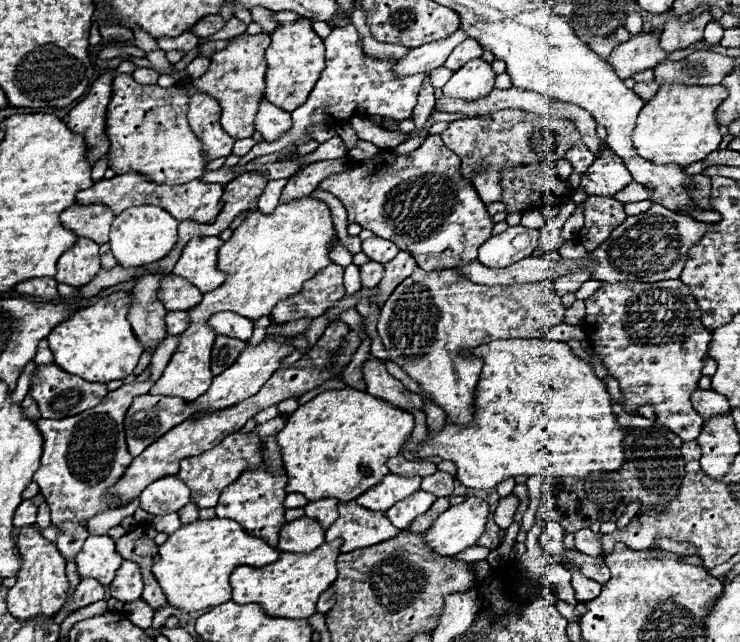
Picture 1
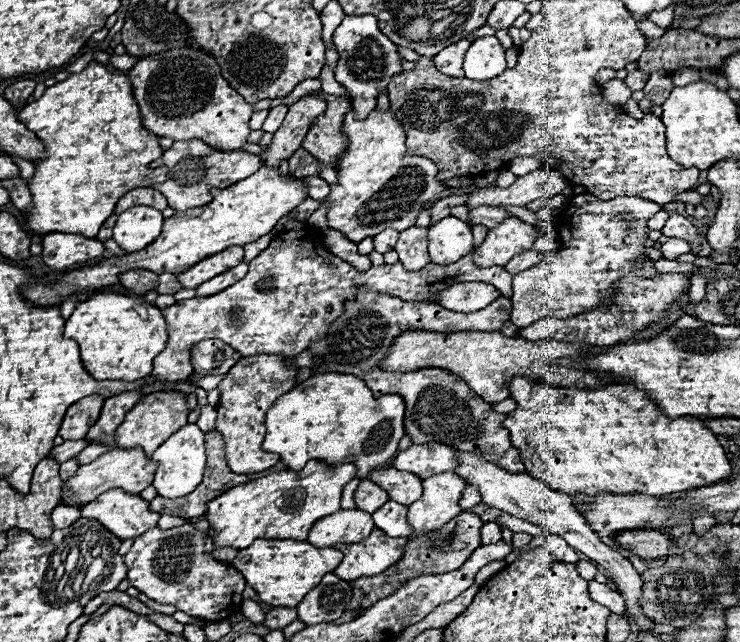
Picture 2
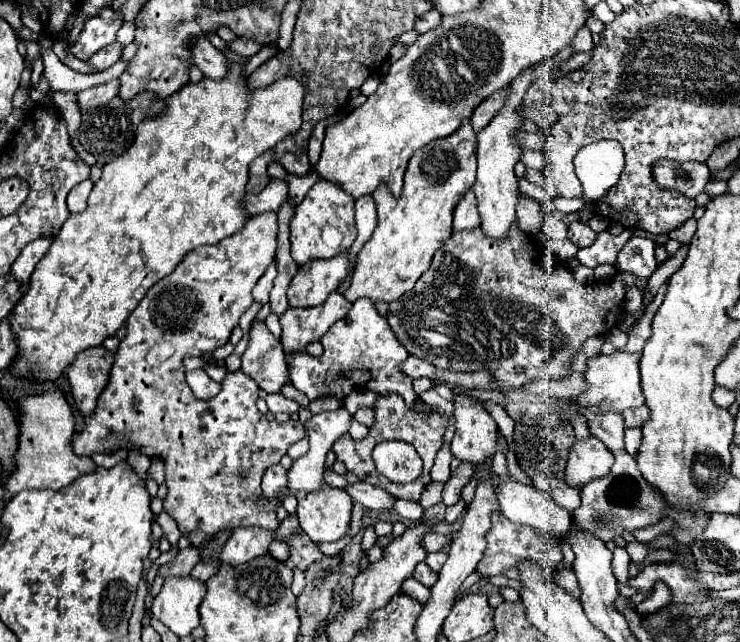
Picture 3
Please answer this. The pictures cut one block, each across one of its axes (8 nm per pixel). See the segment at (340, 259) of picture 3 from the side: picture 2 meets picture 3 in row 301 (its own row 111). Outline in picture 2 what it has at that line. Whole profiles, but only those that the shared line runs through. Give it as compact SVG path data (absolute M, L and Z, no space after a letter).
M316 92L306 94L298 102L294 102L282 126L274 134L274 142L268 146L268 152L260 154L260 160L264 160L264 164L278 166L282 158L290 158L304 142L304 136L308 134L308 128L312 126L312 122L324 114L326 104L328 102L320 98Z

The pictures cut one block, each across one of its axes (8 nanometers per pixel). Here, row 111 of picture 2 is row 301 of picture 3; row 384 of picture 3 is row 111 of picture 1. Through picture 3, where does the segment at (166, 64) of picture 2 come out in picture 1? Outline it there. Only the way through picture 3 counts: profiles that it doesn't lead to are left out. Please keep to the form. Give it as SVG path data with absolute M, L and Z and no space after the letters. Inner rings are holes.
M260 33L256 36L250 34L242 34L234 40L230 40L230 44L216 52L210 60L210 68L206 70L206 74L202 74L200 78L192 80L192 90L196 90L198 94L206 94L214 100L218 100L218 104L222 106L222 124L224 130L232 136L232 138L248 138L254 132L254 118L258 112L258 102L264 96L264 74L266 74L265 51L271 42L270 35ZM116 74L112 100L106 112L106 136L110 140L108 168L114 172L144 172L156 184L186 184L206 172L202 144L188 126L188 92L180 86L160 88L138 84L130 74Z

